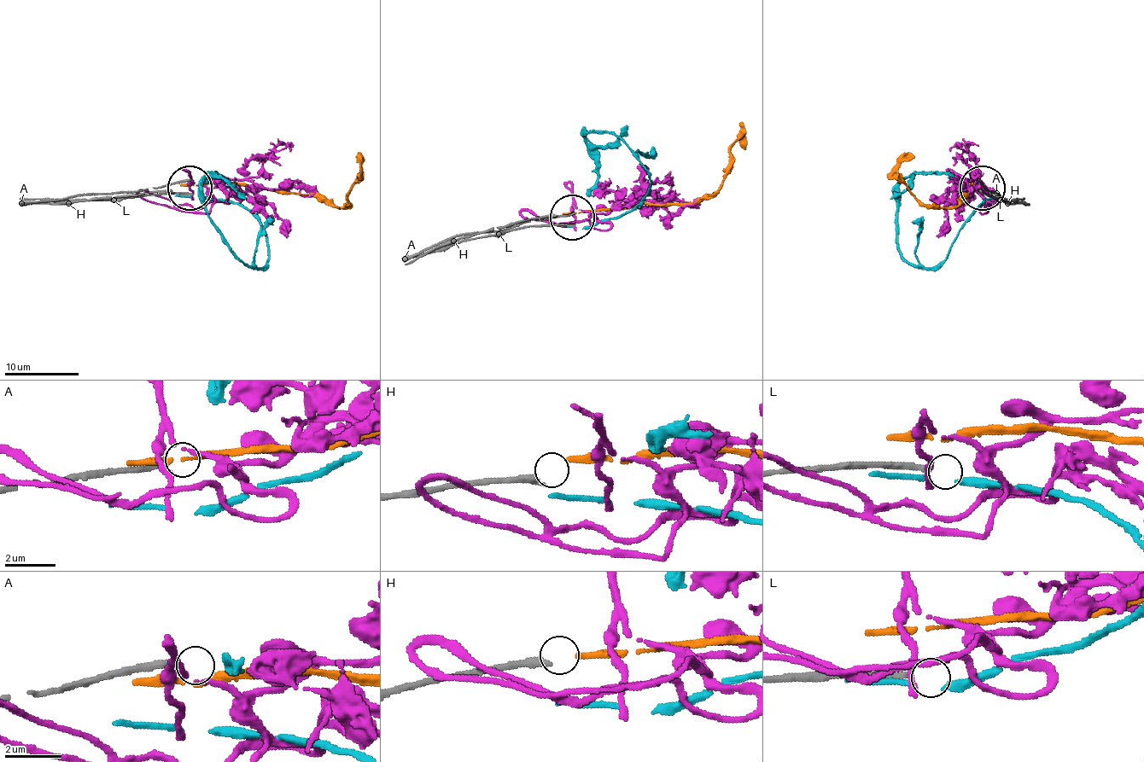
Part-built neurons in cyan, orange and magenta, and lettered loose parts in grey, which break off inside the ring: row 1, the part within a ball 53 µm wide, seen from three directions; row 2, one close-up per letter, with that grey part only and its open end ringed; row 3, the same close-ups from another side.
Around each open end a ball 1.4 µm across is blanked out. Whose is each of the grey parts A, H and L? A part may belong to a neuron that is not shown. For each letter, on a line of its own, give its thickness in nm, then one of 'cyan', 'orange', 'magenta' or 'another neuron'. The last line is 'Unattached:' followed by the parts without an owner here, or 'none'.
A: 240 nm | another neuron
H: 300 nm | another neuron
L: 220 nm | another neuron
Unattached: A, H, L

